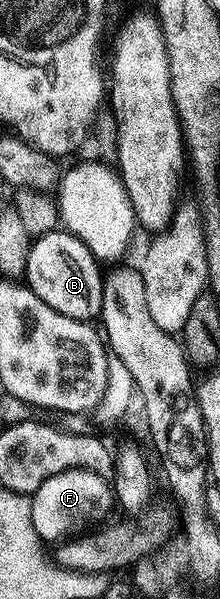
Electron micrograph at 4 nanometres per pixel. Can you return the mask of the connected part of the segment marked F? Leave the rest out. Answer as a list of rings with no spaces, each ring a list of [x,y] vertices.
[[[67,470],[58,476],[50,476],[50,480],[46,480],[31,495],[32,500],[32,524],[34,532],[40,537],[40,541],[44,544],[56,544],[61,540],[67,539],[69,536],[75,535],[88,521],[96,522],[108,509],[114,506],[113,487],[102,476],[98,476],[89,470]]]

